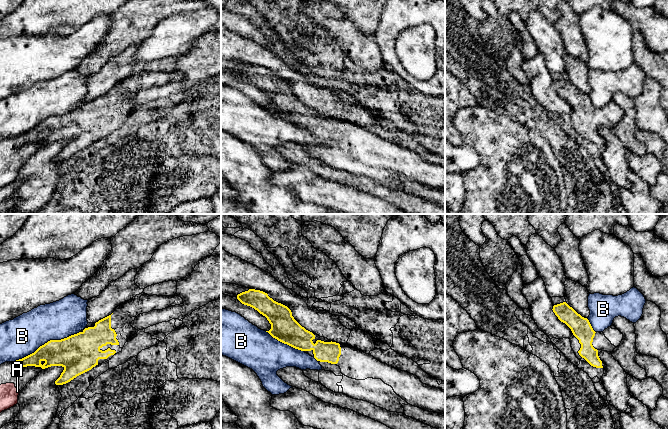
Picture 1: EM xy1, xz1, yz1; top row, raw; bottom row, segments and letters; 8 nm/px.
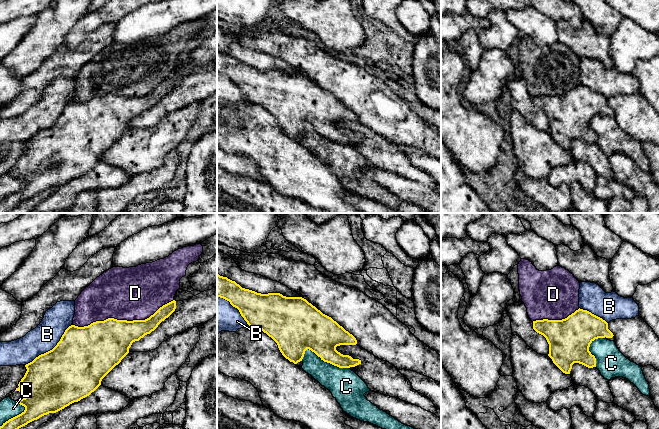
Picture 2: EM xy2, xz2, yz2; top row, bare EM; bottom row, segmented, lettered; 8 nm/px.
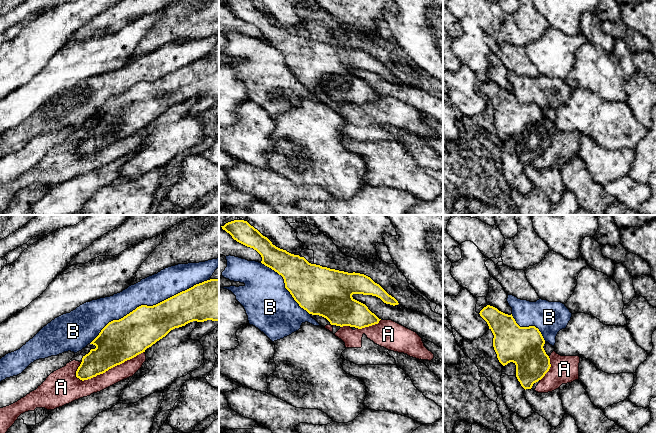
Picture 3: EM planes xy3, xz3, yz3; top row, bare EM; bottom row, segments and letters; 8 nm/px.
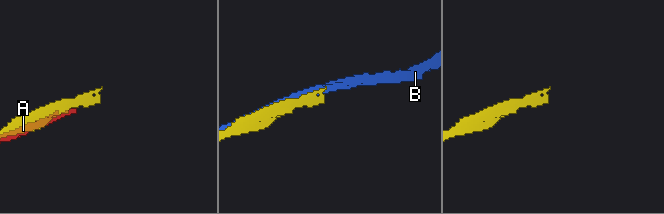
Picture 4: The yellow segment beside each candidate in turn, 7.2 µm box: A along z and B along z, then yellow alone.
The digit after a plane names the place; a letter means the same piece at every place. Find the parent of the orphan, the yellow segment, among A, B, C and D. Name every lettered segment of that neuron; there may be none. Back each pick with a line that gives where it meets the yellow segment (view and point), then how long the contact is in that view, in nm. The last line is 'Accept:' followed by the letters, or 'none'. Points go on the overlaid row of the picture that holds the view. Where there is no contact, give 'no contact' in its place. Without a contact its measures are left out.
Accept: none

